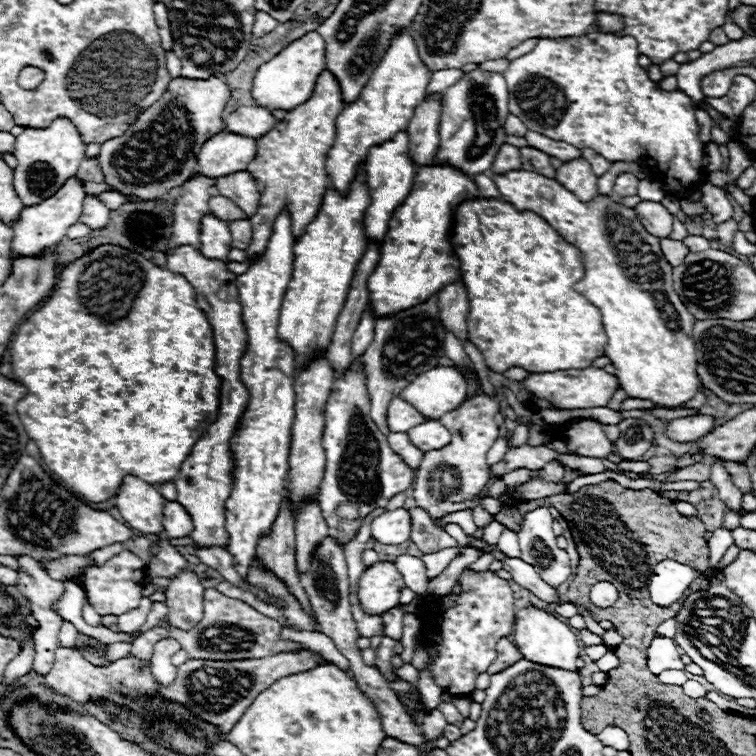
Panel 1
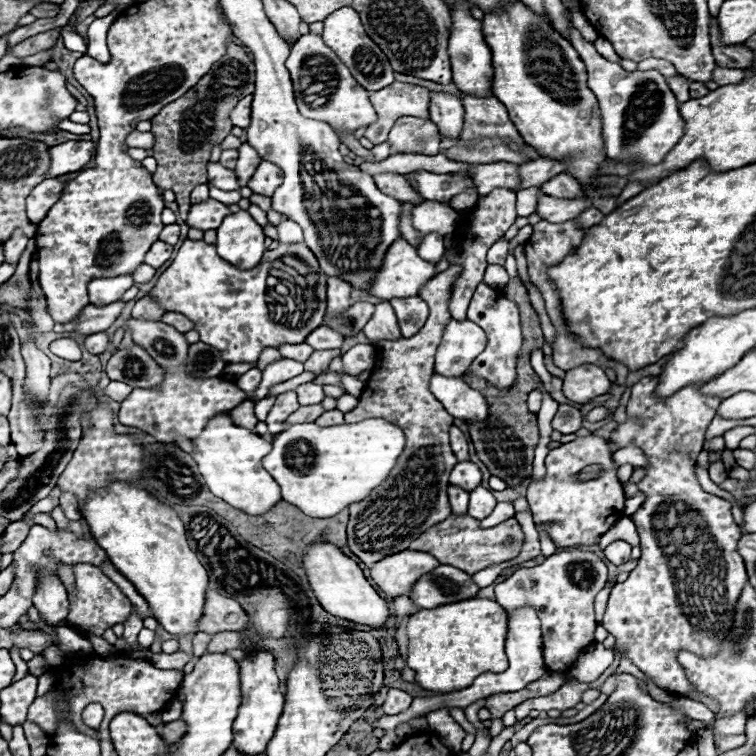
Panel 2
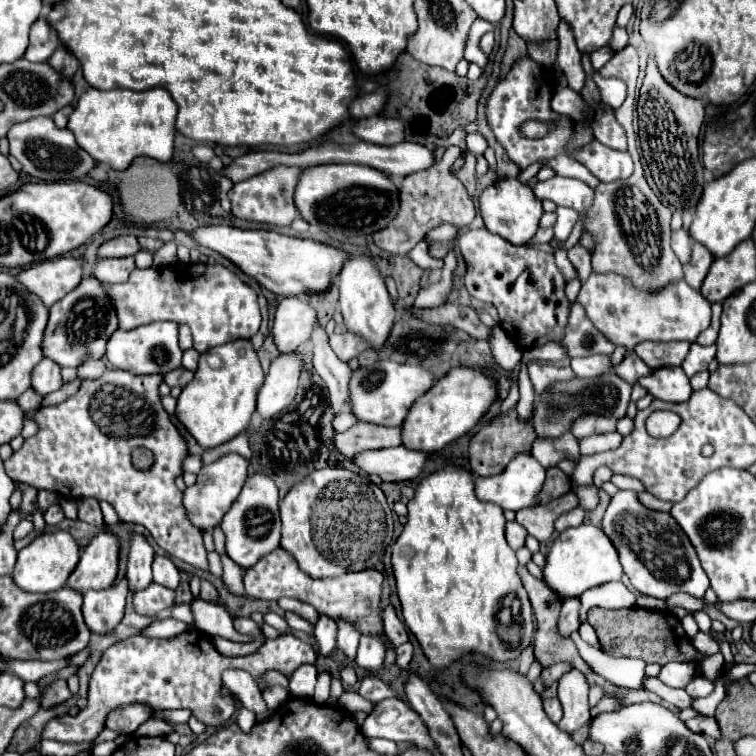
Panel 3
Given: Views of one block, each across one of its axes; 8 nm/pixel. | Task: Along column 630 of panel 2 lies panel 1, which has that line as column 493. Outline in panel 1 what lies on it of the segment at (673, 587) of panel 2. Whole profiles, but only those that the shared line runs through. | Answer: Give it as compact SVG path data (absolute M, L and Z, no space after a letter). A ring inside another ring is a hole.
M478 384L478 392L468 402L464 402L460 408L440 418L440 422L452 432L452 442L440 450L424 454L422 464L414 472L414 484L412 484L412 496L416 504L430 514L432 522L442 520L452 512L468 508L472 508L472 518L478 528L484 528L494 518L480 506L482 498L478 498L478 494L490 482L490 466L486 464L486 452L492 448L500 432L500 428L494 422L494 416L498 412L500 412L498 394L488 396L482 390L482 384ZM454 470L460 482L454 482ZM464 568L458 576L462 592L456 598L456 606L450 606L446 610L440 610L432 600L426 600L418 616L422 618L422 632L420 632L420 644L414 650L412 666L416 670L424 670L428 666L428 650L432 646L430 638L438 636L438 656L430 664L430 672L434 682L442 688L446 694L464 696L476 690L476 676L486 672L488 666L496 660L496 644L500 638L510 636L514 630L514 594L510 588L510 582L496 576L492 570L474 572L470 568Z

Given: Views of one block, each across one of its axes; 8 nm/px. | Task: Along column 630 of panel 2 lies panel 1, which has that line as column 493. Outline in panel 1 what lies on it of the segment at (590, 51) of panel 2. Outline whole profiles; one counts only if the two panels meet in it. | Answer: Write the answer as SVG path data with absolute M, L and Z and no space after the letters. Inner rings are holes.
M472 70L466 72L454 86L440 94L440 146L434 164L450 164L468 176L476 176L492 168L498 146L506 140L504 122L508 116L508 86L502 74Z

